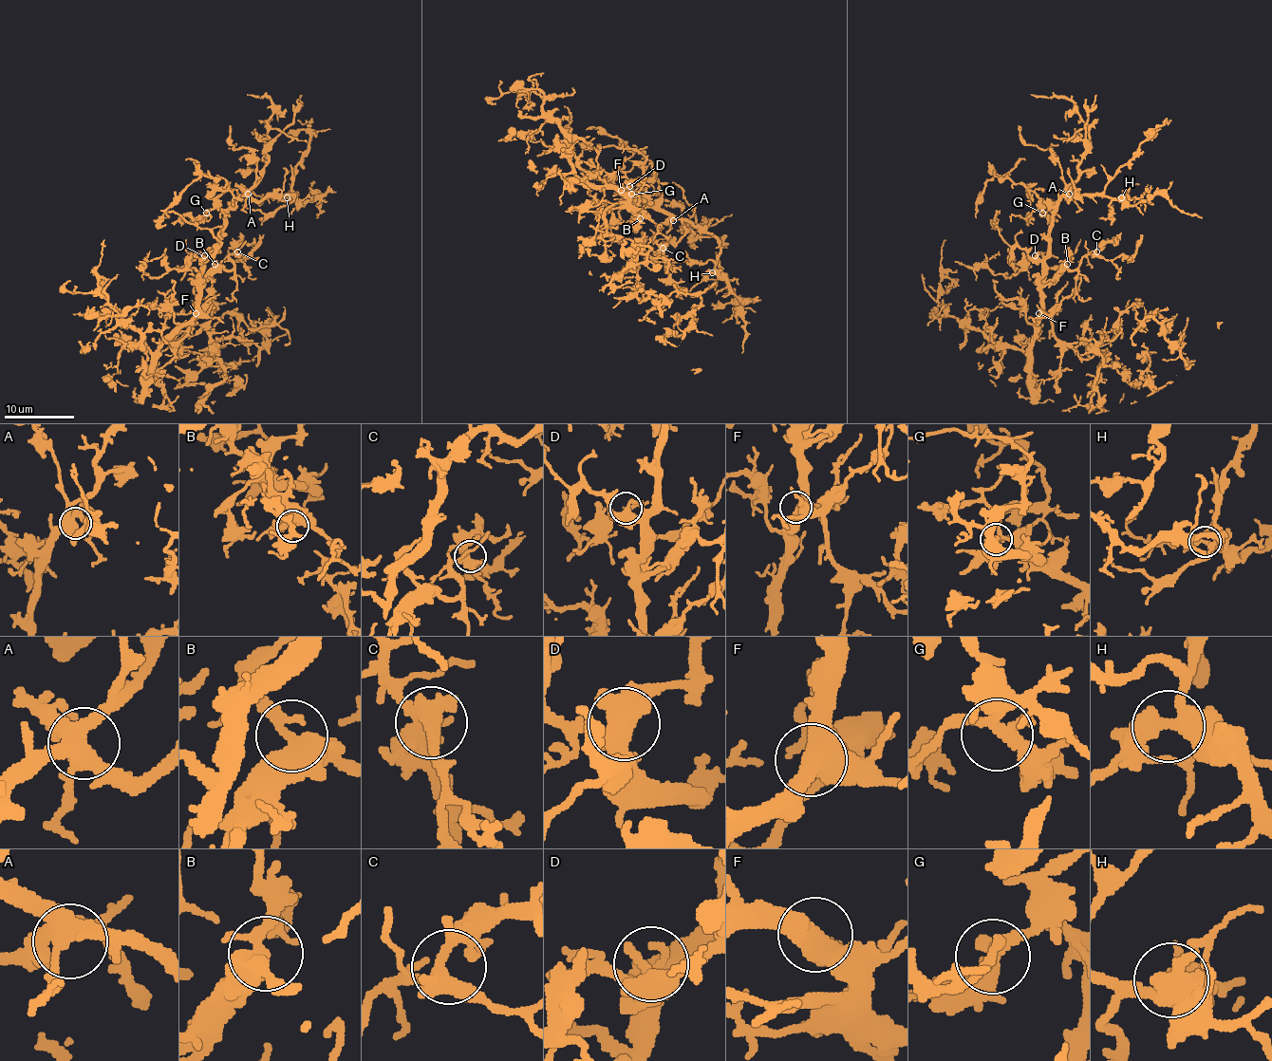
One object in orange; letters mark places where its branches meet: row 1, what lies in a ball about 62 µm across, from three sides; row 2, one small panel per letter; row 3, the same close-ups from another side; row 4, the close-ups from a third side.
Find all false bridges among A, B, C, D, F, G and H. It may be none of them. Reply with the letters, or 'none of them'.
none of them

